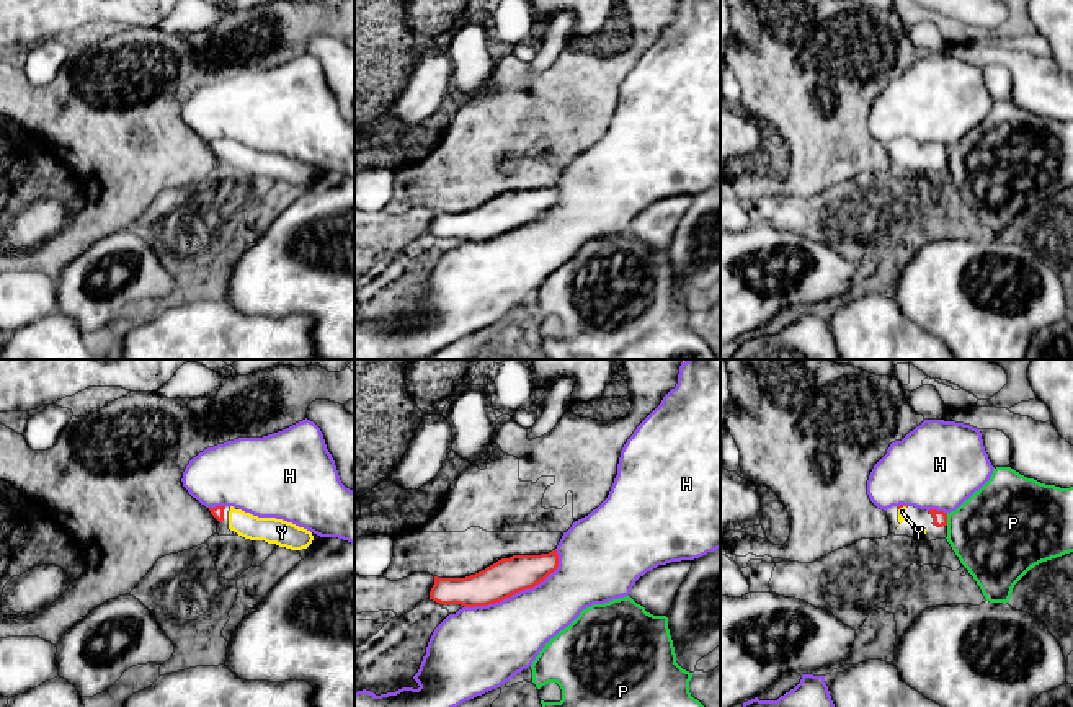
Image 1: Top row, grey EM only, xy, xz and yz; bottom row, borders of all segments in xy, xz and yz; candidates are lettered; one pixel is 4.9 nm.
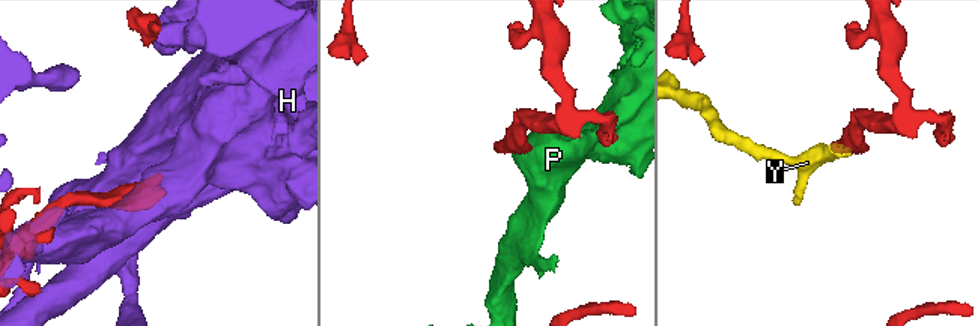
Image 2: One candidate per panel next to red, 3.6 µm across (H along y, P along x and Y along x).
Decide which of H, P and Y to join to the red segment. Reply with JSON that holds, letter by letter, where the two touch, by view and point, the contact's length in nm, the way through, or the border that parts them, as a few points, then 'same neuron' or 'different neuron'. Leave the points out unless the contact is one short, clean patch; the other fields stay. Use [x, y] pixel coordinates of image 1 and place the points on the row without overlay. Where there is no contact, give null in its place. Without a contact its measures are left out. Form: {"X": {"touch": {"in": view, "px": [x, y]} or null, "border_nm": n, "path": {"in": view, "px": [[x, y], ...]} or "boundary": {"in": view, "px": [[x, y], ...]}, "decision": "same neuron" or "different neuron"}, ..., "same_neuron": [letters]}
{"H": {"touch": {"in": "xz", "px": [518, 226]}, "border_nm": 550, "decision": "different neuron"}, "P": {"touch": {"in": "yz", "px": [946, 154]}, "border_nm": 60, "decision": "different neuron"}, "Y": {"touch": {"in": "yz", "px": [902, 141]}, "border_nm": 50, "path": {"in": "yz", "px": [[900, 139], [902, 141], [902, 146]]}, "decision": "same neuron"}, "same_neuron": ["Y"]}

